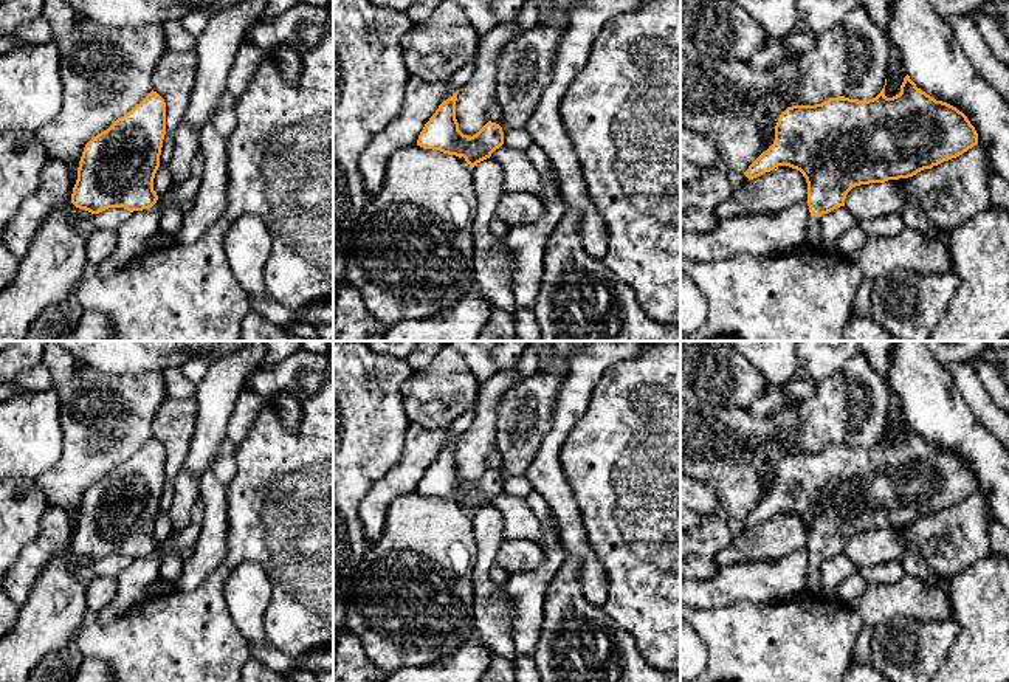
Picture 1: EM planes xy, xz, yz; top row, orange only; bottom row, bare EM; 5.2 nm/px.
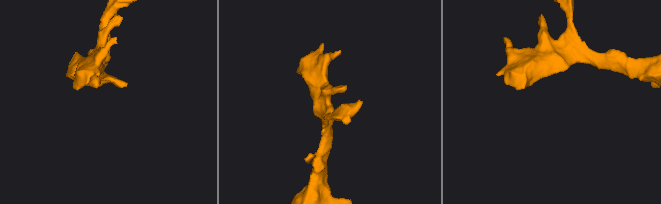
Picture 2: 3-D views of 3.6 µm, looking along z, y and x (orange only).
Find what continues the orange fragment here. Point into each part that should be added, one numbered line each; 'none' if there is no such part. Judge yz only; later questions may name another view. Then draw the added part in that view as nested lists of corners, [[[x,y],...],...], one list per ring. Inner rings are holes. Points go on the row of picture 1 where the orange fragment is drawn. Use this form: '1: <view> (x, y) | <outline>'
1: yz (814, 233) | [[[809,214],[808,219],[806,242],[808,245],[818,245],[821,242],[820,217],[814,214]]]

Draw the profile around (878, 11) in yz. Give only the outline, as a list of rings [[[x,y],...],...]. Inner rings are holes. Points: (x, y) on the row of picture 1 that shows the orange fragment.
[[[860,0],[870,20],[877,25],[883,34],[888,37],[888,67],[887,67],[887,85],[885,96],[893,98],[901,93],[901,85],[907,76],[905,67],[902,64],[902,56],[897,46],[891,42],[888,34],[890,25],[890,8],[894,0]]]

